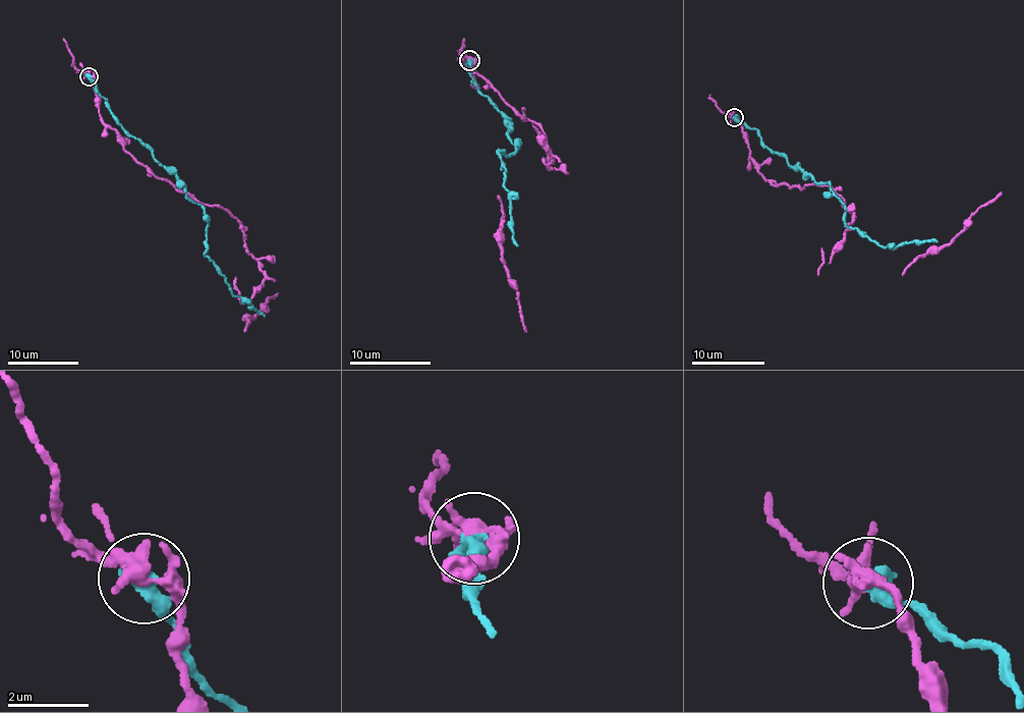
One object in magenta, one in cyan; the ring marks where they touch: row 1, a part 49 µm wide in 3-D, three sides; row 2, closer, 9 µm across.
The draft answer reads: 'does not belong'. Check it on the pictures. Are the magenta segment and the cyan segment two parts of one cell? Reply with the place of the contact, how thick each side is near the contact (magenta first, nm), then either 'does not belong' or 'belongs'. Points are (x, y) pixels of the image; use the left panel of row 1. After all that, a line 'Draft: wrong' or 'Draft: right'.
(89, 76) | 320/480 nm | does not belong
Draft: right

